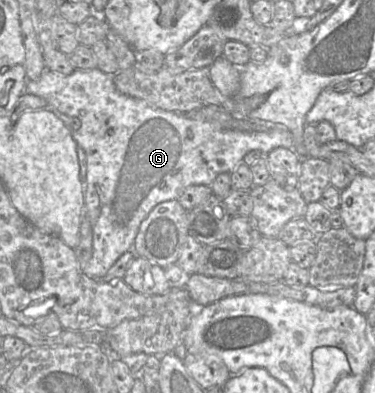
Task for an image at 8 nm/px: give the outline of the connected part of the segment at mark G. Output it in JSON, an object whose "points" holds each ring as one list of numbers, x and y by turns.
{"points":[[97,68,75,69,69,75,45,69,37,80,28,81,25,87,26,94,43,98,51,110,81,121,81,127,72,132,72,137,86,154,84,216,93,231,92,256,83,272,89,278,98,280,104,278,125,252,133,249,140,224,158,204,177,200,189,186,210,186,220,173,231,173,243,163,243,158,249,151,258,150,266,155,278,147,293,149,292,134,285,126,262,132,222,129,210,122,197,121,186,114,166,111,145,100,124,95,116,89,114,75]]}

